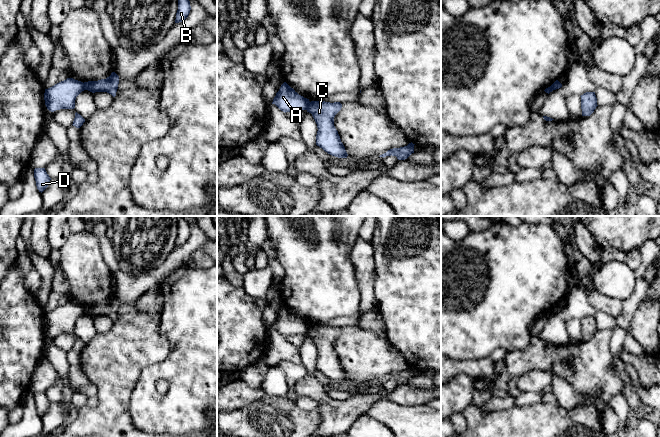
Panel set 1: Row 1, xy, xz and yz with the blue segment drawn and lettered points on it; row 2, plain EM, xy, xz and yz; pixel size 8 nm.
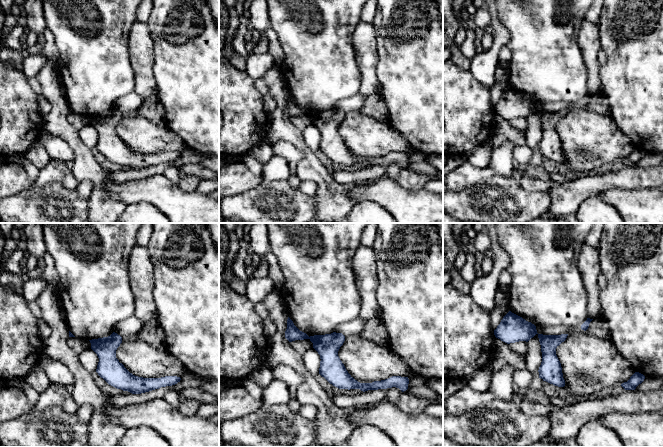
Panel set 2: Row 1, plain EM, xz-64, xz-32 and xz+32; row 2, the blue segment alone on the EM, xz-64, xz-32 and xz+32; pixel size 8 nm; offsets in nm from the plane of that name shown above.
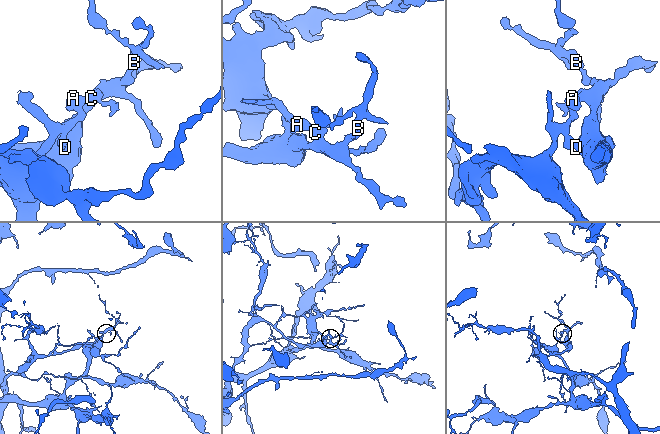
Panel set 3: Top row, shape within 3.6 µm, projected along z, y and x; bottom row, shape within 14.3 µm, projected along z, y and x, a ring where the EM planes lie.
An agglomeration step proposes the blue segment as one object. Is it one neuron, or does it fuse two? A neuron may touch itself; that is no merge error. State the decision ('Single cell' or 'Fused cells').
Fused cells

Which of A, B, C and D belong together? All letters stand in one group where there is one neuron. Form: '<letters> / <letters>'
A / B C D

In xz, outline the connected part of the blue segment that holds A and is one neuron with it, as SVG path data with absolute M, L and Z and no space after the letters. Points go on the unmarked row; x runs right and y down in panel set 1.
M284 306L272 328L275 328L283 336L291 336L294 334L307 334L310 325L307 322L299 319L293 312Z

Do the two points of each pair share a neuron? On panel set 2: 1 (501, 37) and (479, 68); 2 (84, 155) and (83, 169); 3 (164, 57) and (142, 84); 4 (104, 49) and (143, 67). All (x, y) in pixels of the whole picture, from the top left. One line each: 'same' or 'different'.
1: same
2: same
3: different
4: different

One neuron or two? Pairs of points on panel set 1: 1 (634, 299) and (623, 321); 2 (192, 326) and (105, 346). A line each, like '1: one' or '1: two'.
1: one
2: two

